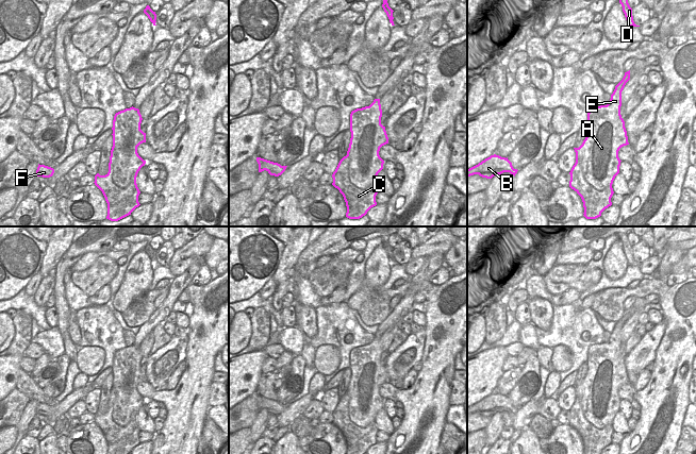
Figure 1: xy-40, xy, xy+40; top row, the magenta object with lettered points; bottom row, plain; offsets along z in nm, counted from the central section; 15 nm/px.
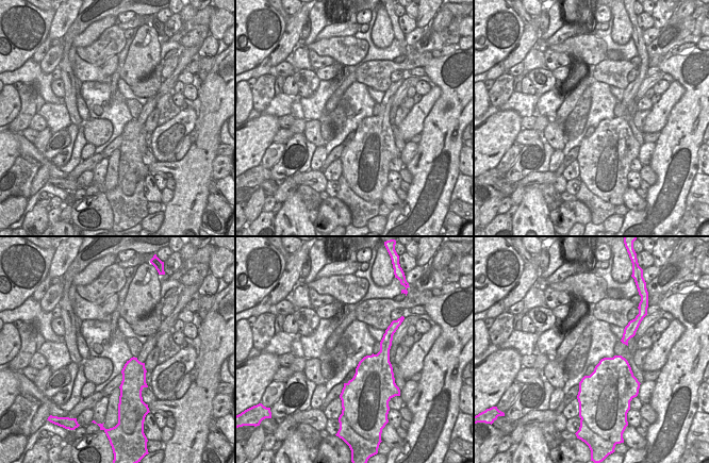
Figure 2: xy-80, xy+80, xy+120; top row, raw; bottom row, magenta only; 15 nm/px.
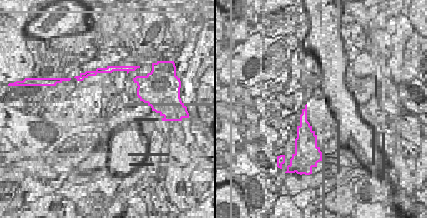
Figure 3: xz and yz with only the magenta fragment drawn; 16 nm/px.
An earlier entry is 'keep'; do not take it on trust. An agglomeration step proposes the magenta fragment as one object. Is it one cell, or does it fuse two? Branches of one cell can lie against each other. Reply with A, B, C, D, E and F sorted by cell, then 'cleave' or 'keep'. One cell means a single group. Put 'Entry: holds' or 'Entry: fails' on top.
Entry: fails
groups A D E / B C F; cleave

